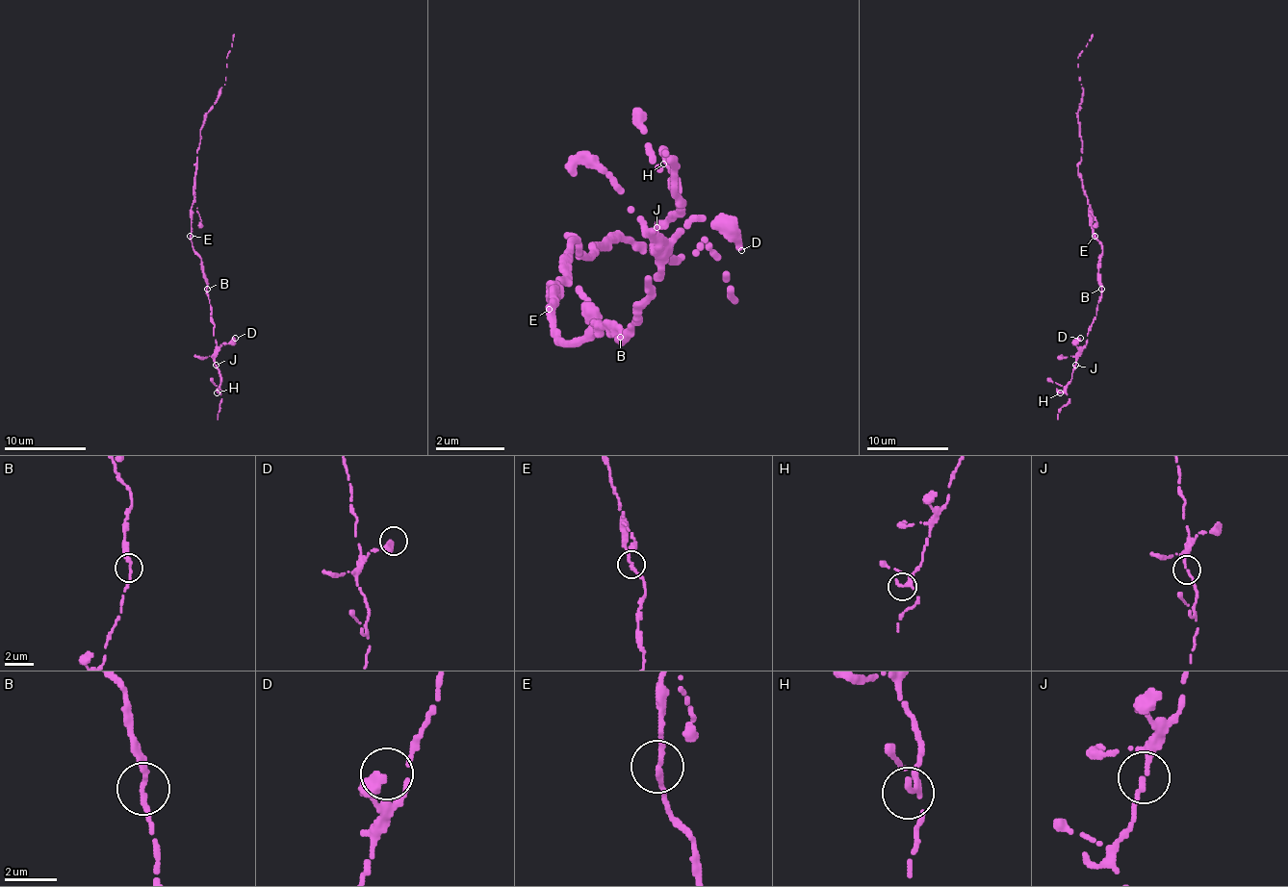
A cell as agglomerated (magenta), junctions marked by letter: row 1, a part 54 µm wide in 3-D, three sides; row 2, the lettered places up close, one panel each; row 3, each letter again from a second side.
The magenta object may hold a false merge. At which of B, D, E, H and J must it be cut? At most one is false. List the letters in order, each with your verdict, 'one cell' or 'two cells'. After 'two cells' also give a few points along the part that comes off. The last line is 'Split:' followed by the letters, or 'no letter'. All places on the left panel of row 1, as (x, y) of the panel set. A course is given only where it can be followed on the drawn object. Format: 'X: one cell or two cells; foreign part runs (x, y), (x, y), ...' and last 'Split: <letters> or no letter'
B: one cell
D: one cell
E: one cell
H: one cell
J: one cell
Split: no letter

